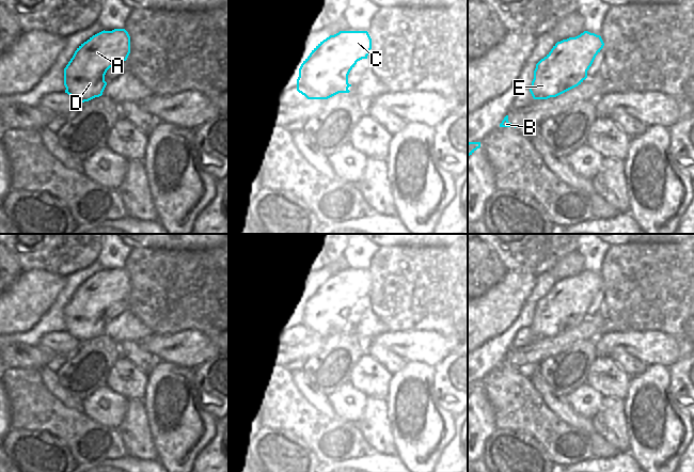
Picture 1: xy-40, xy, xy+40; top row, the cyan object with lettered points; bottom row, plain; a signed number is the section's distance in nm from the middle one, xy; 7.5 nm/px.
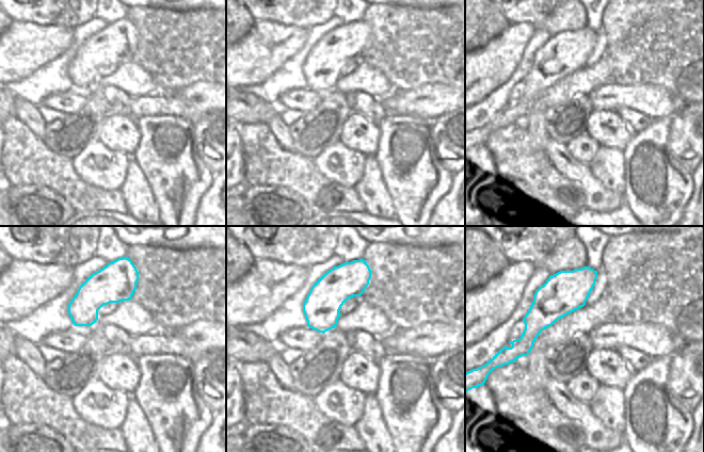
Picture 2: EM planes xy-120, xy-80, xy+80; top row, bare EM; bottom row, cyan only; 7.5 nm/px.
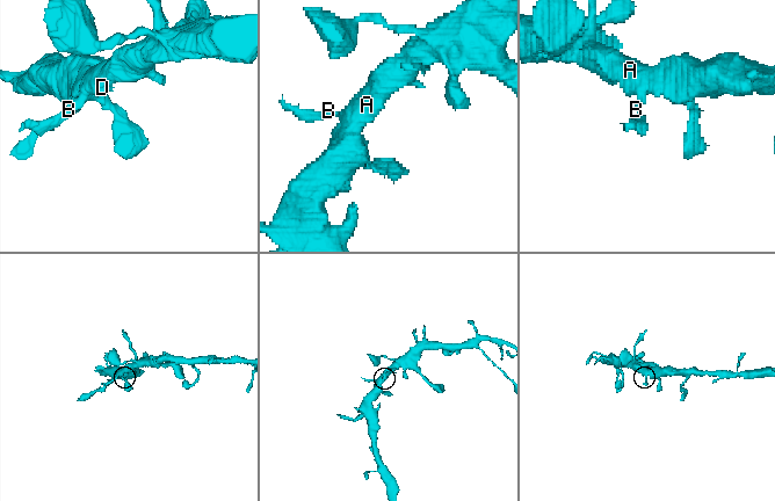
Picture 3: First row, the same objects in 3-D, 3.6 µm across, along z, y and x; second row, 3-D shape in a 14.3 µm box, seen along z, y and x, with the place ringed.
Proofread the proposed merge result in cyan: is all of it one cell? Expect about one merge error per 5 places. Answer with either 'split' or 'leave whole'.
leave whole

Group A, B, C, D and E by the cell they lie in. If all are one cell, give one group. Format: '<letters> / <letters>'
A B C D E

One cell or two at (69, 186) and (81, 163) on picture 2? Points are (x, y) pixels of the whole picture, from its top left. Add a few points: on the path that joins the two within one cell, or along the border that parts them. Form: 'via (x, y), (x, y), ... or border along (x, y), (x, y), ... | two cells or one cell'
border along (72, 160), (74, 170), (86, 182), (97, 188) | two cells

